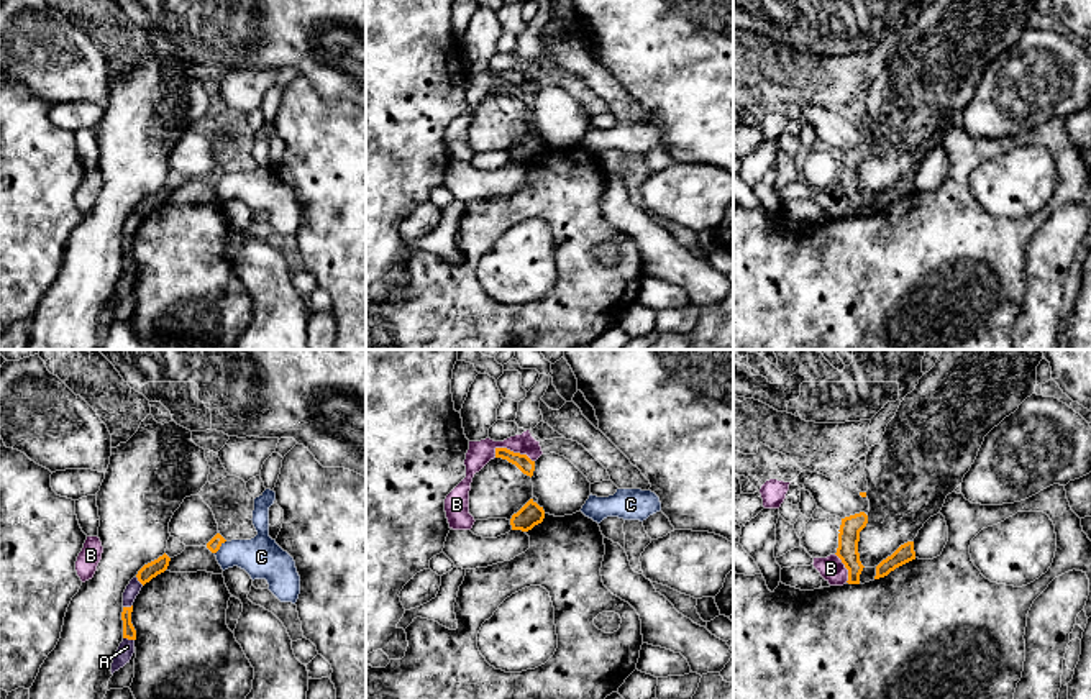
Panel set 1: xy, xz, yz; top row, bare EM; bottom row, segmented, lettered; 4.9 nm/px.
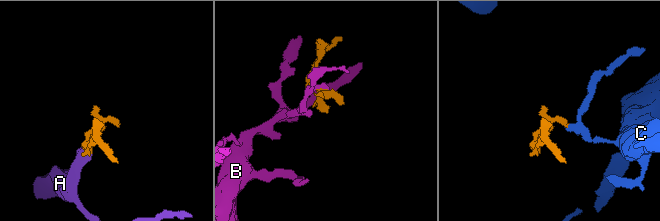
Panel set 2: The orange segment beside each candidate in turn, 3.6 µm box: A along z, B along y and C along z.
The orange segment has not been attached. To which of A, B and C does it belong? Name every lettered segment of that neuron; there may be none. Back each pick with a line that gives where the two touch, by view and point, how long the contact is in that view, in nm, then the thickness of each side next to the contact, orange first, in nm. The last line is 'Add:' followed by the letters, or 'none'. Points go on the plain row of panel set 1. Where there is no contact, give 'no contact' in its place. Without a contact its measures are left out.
A: xy (128, 271) | 60 nm | 60/80 nm
Add: A

